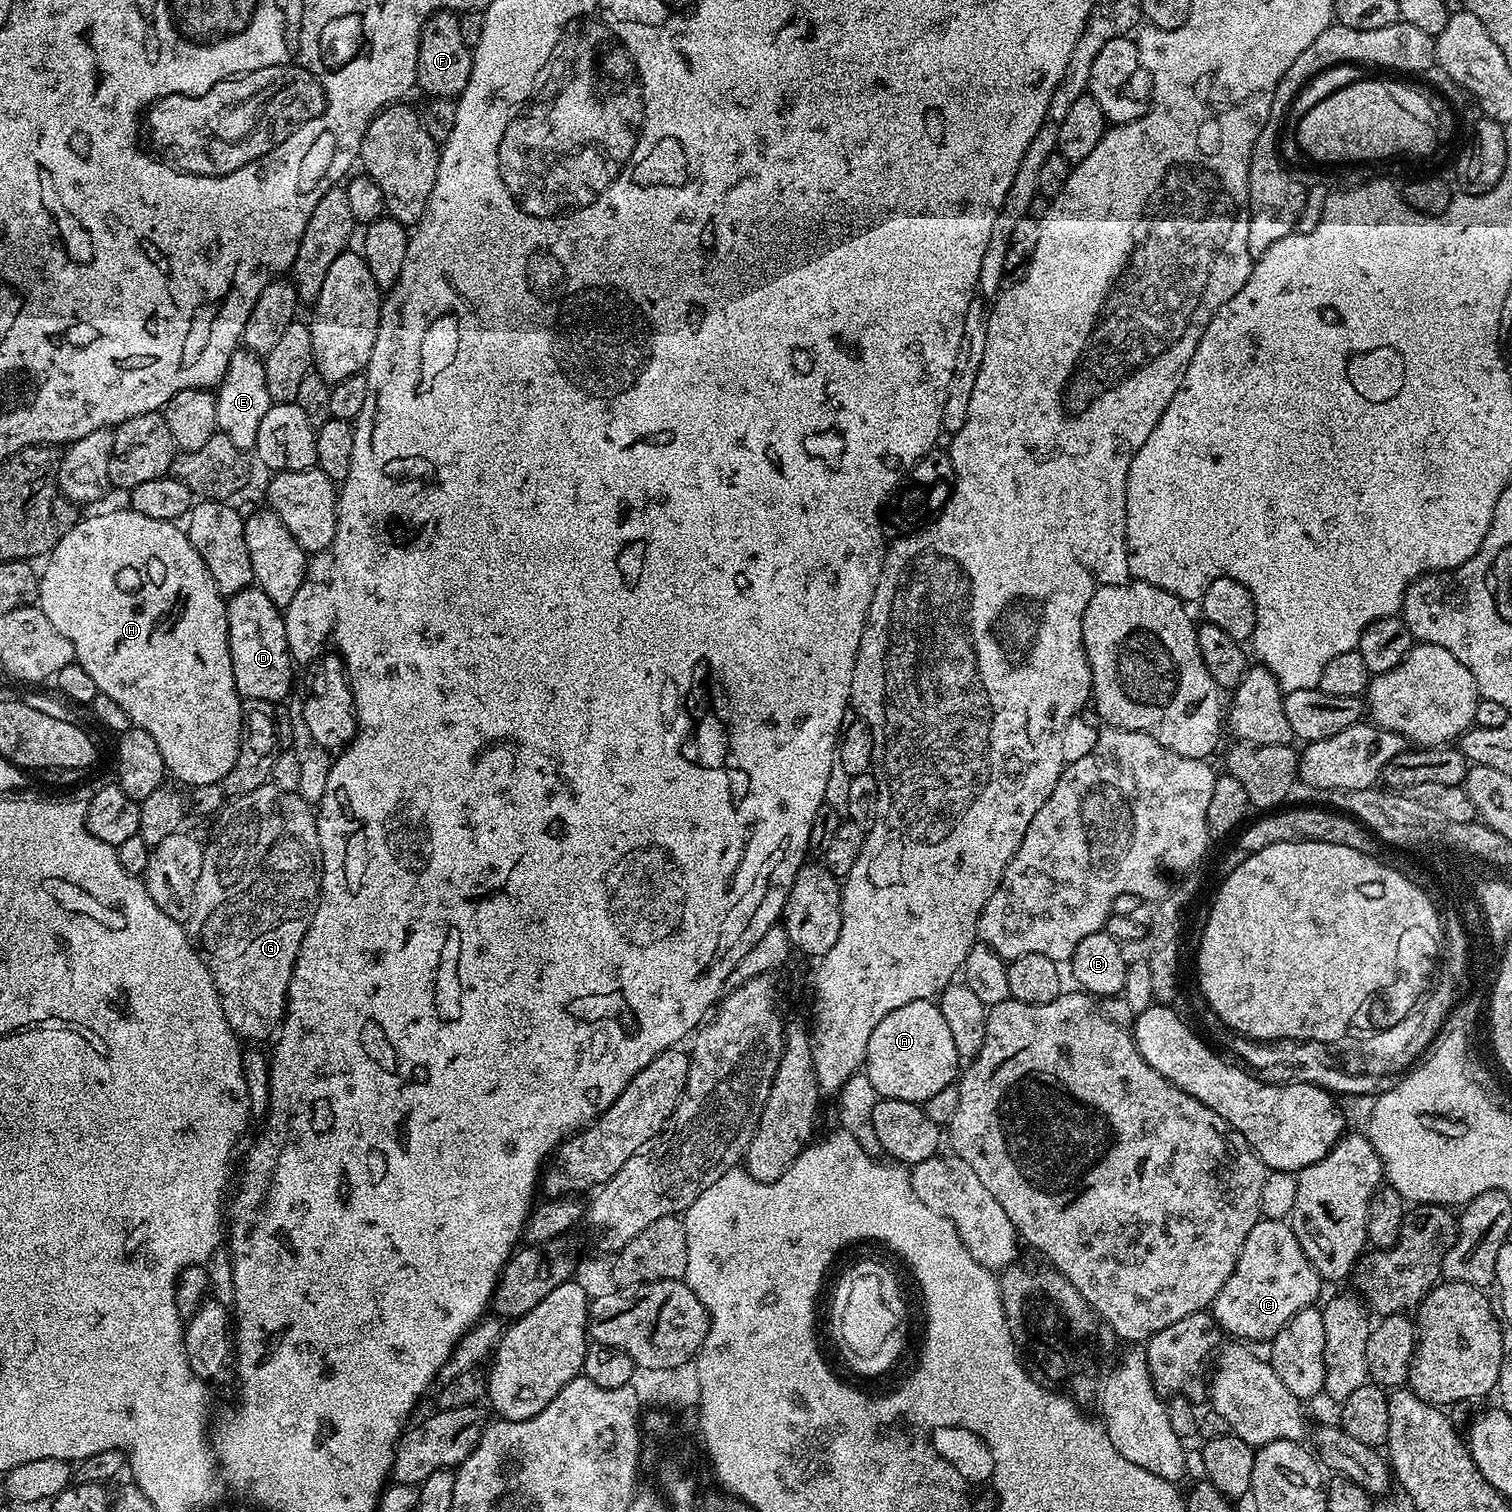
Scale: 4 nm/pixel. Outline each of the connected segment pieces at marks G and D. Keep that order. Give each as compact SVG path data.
M269 782L225 803L215 821L212 840L204 845L202 874L198 874L198 886L194 886L186 935L210 970L222 1014L241 1041L271 1041L284 1021L294 962L320 903L321 871L316 812L299 792L287 792Z
M259 586L242 589L238 594L227 597L226 603L230 662L234 666L237 694L244 700L261 700L273 706L287 701L293 695L294 661L286 642L283 611L266 598Z

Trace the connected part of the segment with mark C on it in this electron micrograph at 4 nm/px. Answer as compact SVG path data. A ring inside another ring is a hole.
M1261 1218L1246 1236L1226 1286L1210 1305L1210 1315L1221 1333L1240 1342L1271 1341L1303 1308L1313 1307L1320 1296L1322 1281L1314 1266L1302 1254L1298 1238L1288 1220Z

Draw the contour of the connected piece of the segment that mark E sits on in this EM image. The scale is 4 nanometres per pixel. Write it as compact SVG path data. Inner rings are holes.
M243 346L237 348L226 366L226 374L220 380L214 395L218 410L217 429L223 436L230 438L234 446L245 450L255 449L258 426L262 426L262 418L266 418L266 410L270 410L273 405L270 390L266 390L266 370L263 359Z

